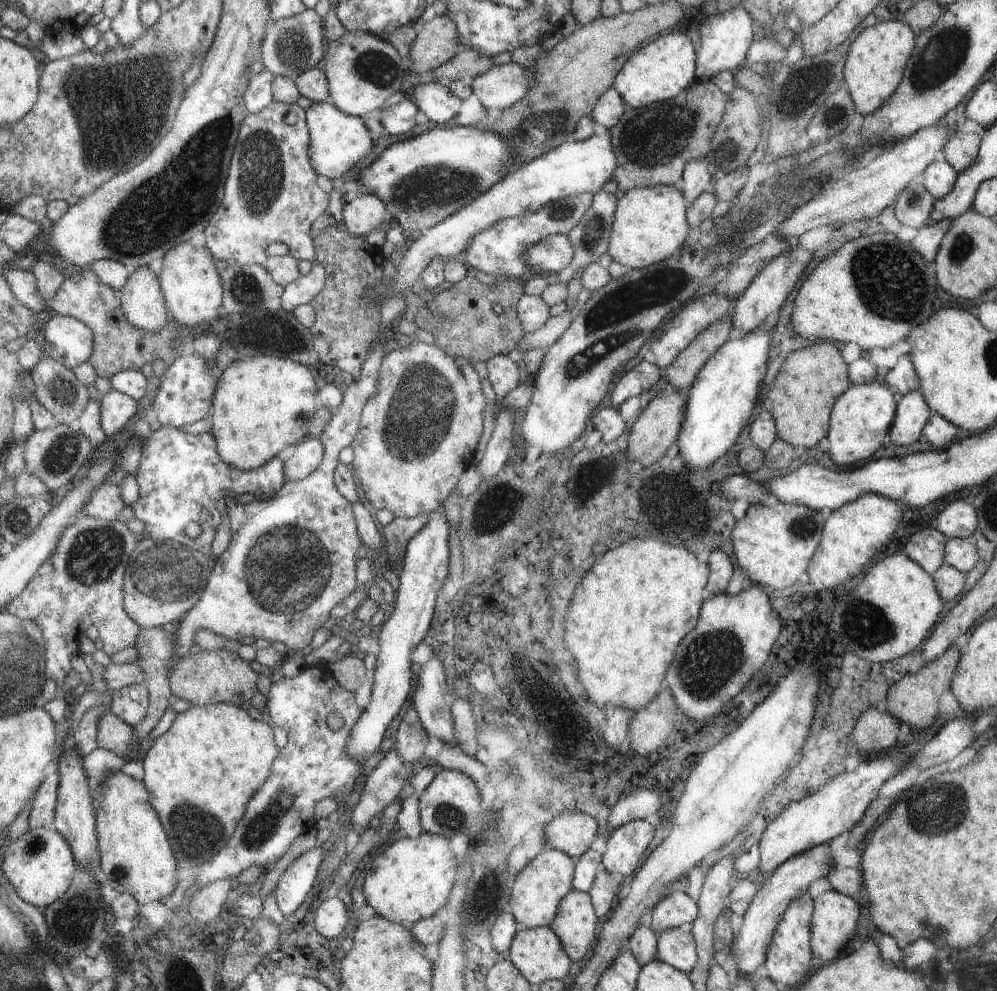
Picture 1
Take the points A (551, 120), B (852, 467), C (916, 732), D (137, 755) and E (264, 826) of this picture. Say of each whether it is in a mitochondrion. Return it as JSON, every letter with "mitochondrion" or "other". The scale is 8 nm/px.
{"A":"mitochondrion","B":"other","C":"other","D":"other","E":"mitochondrion"}

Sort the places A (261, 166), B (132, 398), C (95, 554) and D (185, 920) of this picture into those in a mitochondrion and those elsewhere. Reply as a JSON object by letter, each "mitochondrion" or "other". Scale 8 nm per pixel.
{"A":"mitochondrion","B":"other","C":"mitochondrion","D":"other"}

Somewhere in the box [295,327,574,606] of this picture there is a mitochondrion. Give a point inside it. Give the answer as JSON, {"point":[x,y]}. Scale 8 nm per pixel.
{"point":[425,403]}

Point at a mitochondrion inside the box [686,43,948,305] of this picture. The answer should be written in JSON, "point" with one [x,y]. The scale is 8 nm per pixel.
{"point":[805,93]}

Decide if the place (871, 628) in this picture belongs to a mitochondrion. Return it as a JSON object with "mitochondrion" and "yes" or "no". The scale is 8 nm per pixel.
{"mitochondrion":"yes"}

